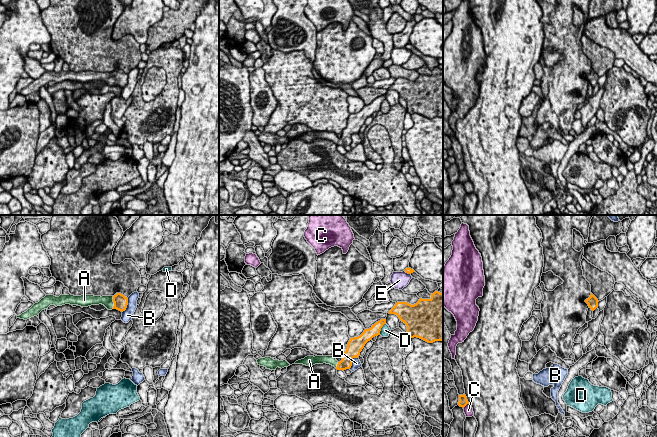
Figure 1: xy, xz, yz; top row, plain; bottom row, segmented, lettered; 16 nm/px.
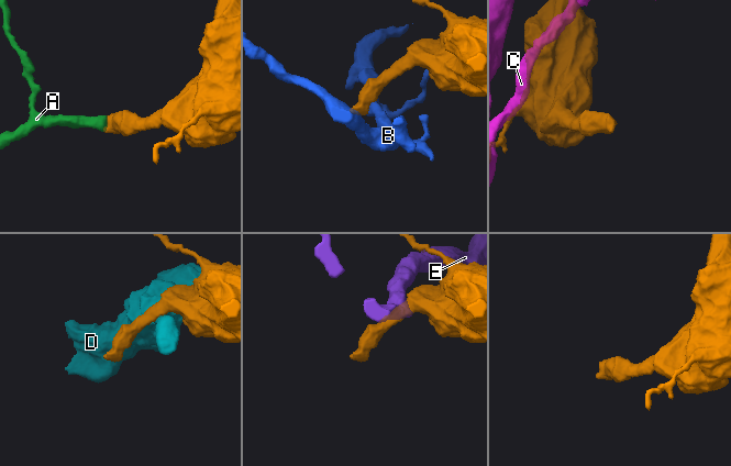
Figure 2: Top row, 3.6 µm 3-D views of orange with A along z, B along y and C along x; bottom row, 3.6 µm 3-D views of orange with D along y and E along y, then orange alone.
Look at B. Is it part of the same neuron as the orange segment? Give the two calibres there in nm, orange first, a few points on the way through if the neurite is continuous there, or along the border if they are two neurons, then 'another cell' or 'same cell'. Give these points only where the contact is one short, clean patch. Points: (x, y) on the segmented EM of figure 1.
calibres 220 and 170 nm; border xy (128, 298), (128, 304), (122, 312); another cell

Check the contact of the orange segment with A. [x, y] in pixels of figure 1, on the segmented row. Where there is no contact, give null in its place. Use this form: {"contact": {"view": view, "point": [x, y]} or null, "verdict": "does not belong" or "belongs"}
{"contact": {"view": "xy", "point": [113, 301]}, "verdict": "belongs"}

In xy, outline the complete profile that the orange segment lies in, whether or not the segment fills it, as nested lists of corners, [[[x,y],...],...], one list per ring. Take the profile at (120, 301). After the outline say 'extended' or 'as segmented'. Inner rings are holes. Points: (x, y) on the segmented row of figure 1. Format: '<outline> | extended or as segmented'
[[[117,293],[114,296],[94,296],[94,295],[60,295],[56,297],[54,295],[46,295],[38,303],[35,303],[30,309],[17,318],[27,320],[31,317],[39,315],[39,313],[47,309],[50,305],[62,306],[65,304],[78,305],[81,307],[88,307],[91,305],[104,305],[108,310],[117,309],[121,312],[125,311],[128,305],[128,298],[121,293]]] | extended

